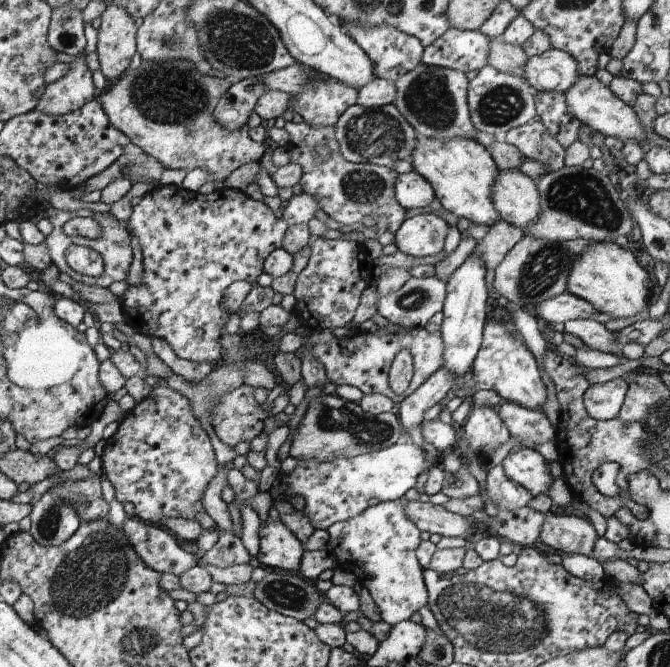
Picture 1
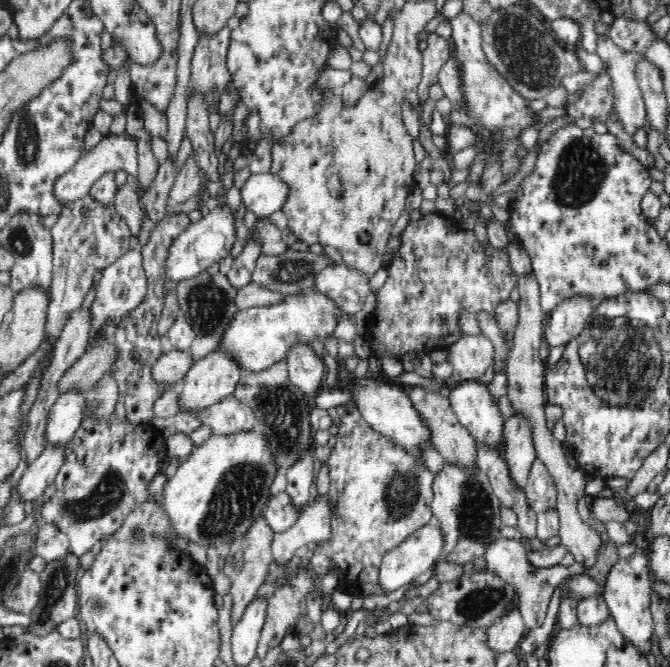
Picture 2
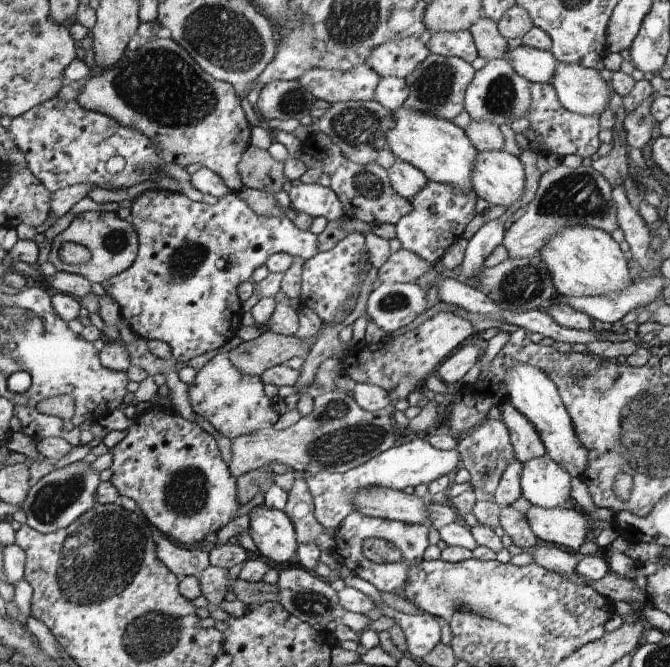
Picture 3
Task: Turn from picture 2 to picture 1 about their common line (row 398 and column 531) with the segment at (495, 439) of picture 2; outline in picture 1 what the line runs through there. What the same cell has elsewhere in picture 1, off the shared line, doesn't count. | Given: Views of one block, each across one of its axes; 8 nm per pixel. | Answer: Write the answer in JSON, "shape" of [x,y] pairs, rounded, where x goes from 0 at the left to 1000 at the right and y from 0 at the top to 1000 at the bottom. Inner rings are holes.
{"shape":[[[776,669],[772,676],[763,676],[748,694],[755,711],[791,735],[797,745],[803,741],[818,742],[828,721],[819,696],[800,673],[782,669]]]}

